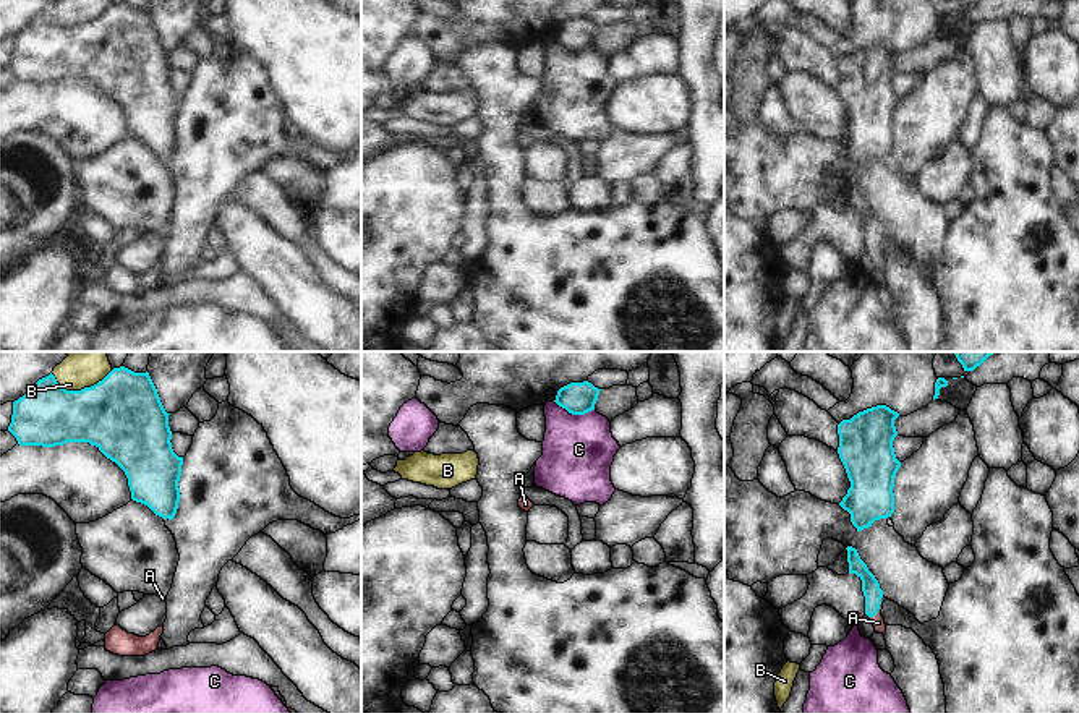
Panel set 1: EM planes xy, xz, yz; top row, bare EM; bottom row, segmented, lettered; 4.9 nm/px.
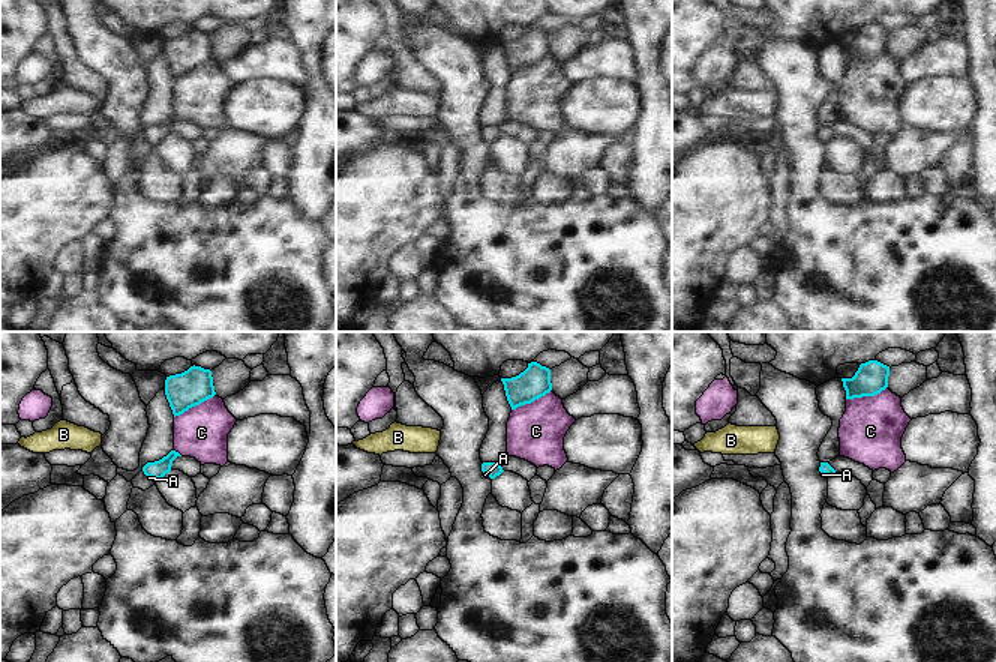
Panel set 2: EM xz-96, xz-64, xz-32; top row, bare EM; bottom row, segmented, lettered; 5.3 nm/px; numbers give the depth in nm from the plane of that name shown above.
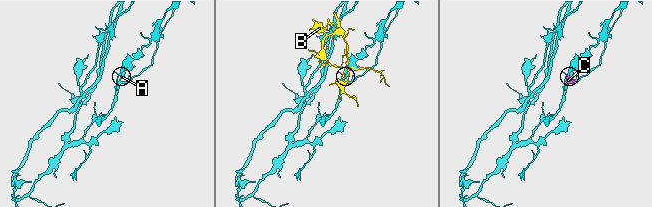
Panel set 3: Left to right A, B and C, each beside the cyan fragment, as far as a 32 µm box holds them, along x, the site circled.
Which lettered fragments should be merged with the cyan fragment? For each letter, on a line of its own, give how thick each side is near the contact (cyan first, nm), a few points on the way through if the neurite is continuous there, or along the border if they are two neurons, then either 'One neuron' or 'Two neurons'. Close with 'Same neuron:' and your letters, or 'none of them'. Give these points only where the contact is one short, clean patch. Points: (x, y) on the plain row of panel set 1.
A: Thickness 90 nm (cyan) against 60 nm. Path across: yz (870, 224), (878, 245), (878, 260). One neuron
B: Thickness 400 nm (cyan) against 140 nm. Two neurons
C: Thickness 160 nm (cyan) against 360 nm. Two neurons
Same neuron: A

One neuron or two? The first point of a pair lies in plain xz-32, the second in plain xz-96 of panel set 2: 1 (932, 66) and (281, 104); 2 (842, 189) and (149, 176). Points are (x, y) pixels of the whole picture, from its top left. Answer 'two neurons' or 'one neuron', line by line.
1: two neurons
2: one neuron

